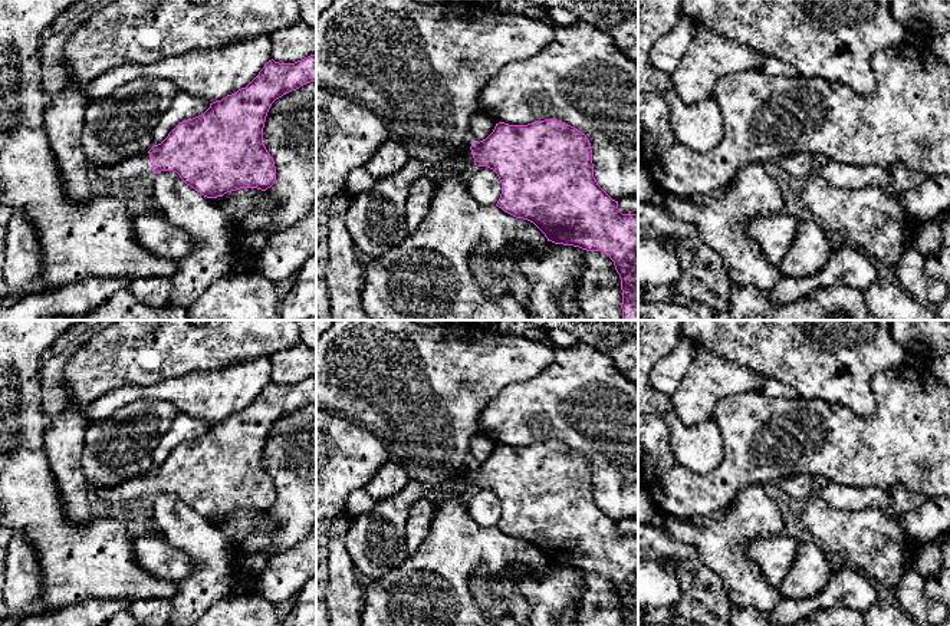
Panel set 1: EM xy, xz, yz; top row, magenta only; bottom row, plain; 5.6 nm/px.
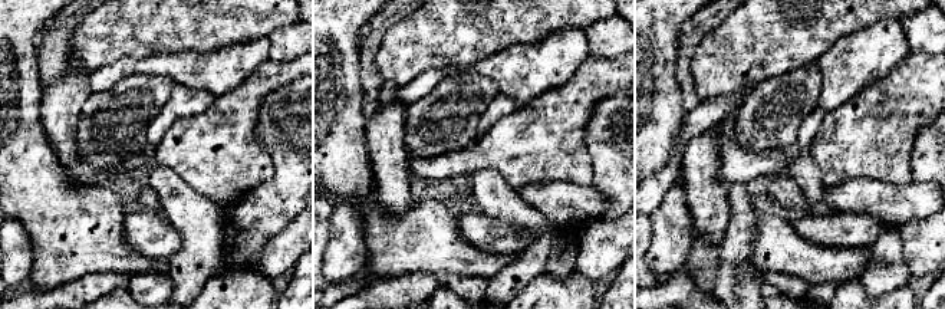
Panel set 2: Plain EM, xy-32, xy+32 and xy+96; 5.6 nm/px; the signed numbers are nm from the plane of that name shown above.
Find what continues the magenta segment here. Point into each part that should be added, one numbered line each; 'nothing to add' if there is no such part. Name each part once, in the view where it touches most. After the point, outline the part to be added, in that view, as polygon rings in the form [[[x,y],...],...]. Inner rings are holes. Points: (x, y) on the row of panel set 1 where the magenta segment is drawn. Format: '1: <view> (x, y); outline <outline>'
1: xy (138, 168); outline [[[148,152],[132,158],[126,158],[109,168],[95,168],[95,169],[102,179],[106,179],[114,184],[144,182],[154,175]]]

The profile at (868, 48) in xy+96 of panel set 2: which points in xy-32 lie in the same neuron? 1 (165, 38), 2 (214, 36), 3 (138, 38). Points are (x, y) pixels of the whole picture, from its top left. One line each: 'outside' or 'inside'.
1: outside
2: outside
3: outside

